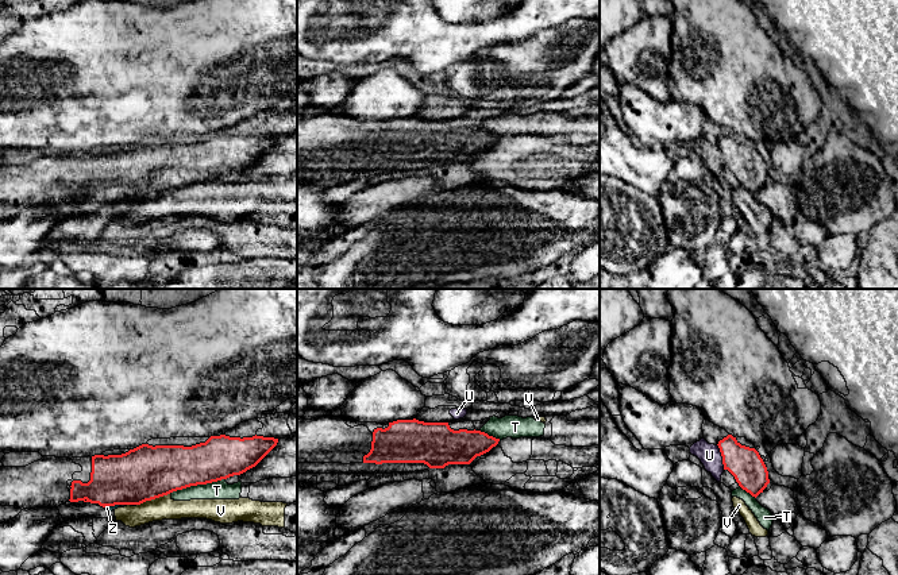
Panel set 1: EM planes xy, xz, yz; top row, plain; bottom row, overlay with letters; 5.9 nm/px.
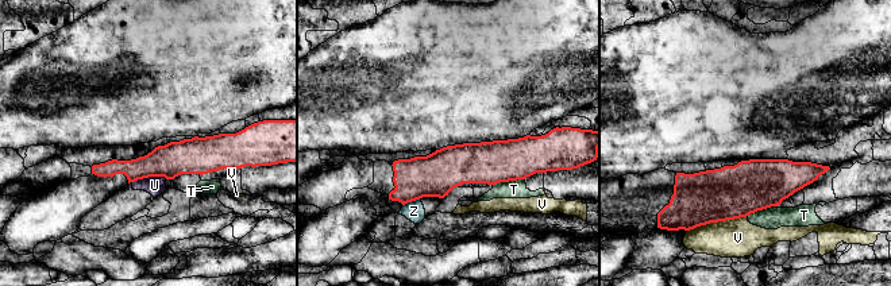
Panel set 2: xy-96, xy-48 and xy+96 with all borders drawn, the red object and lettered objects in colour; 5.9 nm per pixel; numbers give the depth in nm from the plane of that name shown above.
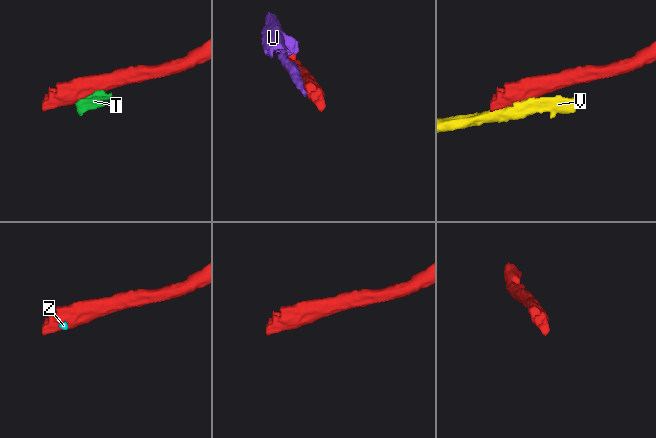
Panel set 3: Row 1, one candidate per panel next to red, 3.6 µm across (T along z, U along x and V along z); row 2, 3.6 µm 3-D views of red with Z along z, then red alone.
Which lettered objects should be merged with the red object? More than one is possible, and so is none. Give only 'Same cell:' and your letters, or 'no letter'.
Same cell: no letter

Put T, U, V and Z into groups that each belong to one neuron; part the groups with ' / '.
T V / U Z

